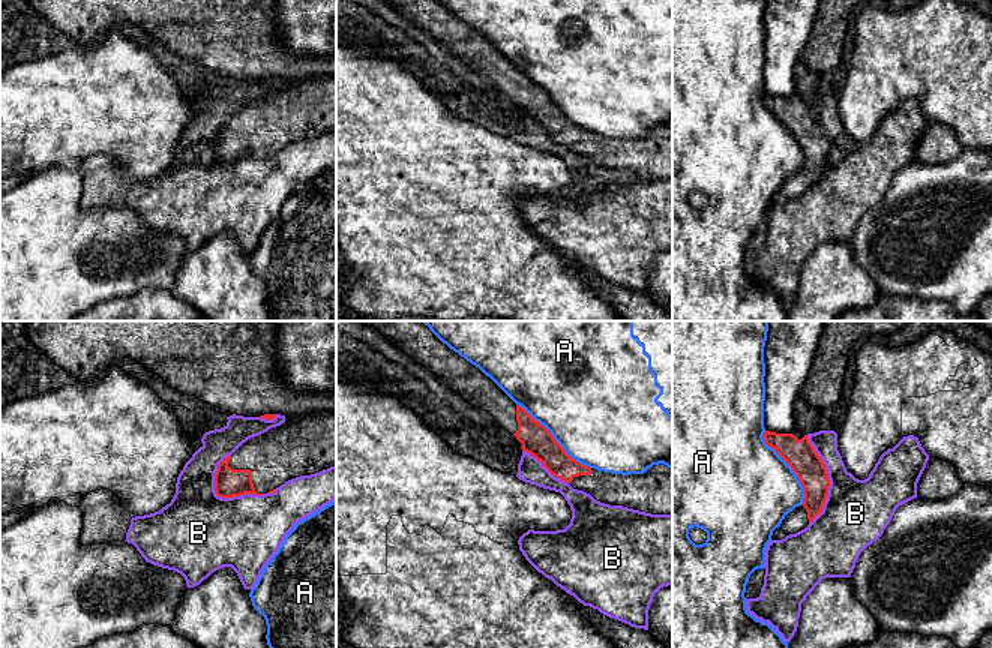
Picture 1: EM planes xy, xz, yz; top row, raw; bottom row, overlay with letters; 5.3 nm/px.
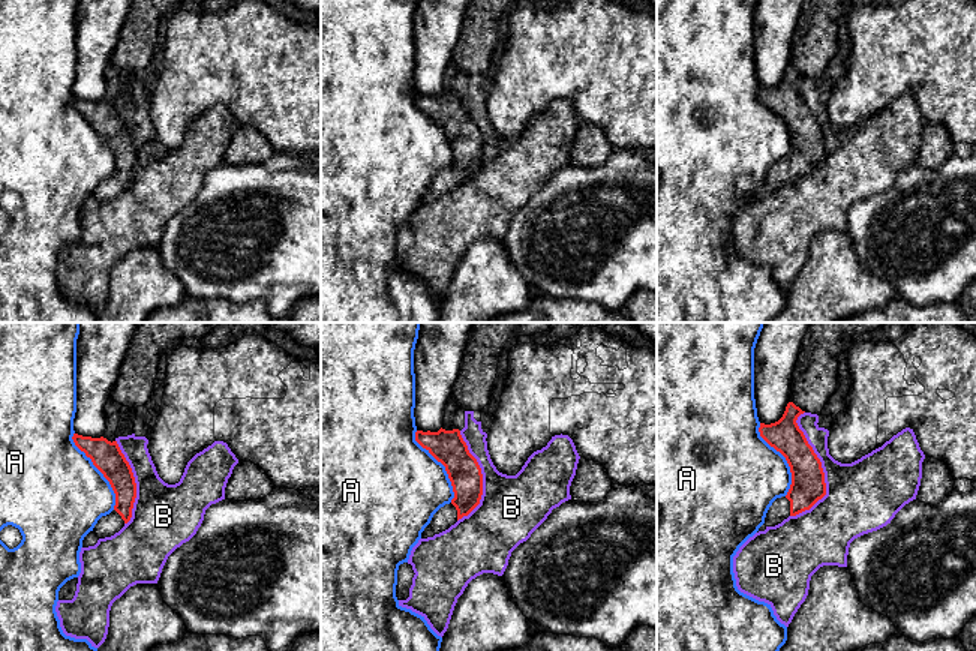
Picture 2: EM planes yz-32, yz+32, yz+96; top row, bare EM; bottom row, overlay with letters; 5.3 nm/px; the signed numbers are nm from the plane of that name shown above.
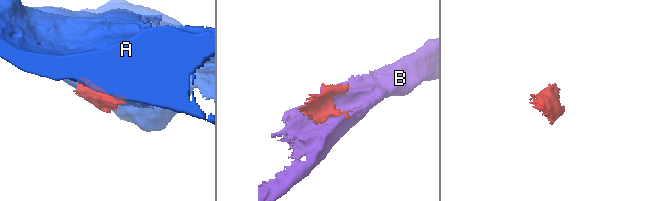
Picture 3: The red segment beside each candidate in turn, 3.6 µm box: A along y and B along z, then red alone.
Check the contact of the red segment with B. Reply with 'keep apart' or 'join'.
keep apart

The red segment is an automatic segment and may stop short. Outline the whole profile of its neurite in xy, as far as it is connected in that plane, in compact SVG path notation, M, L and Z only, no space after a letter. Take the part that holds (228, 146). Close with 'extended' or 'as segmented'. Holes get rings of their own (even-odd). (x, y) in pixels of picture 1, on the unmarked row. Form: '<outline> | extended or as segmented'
M336 76L291 80L225 122L215 156L221 162L272 158L291 142L330 130L336 130Z | extended

